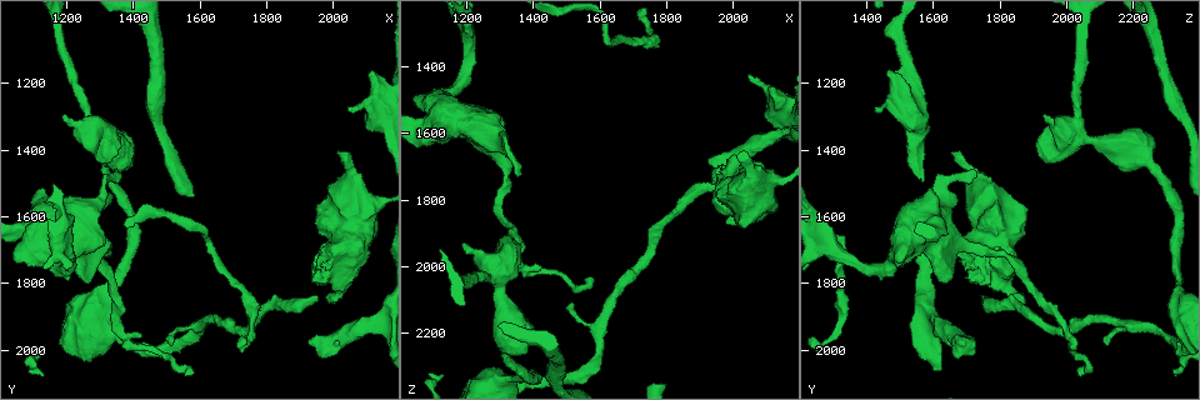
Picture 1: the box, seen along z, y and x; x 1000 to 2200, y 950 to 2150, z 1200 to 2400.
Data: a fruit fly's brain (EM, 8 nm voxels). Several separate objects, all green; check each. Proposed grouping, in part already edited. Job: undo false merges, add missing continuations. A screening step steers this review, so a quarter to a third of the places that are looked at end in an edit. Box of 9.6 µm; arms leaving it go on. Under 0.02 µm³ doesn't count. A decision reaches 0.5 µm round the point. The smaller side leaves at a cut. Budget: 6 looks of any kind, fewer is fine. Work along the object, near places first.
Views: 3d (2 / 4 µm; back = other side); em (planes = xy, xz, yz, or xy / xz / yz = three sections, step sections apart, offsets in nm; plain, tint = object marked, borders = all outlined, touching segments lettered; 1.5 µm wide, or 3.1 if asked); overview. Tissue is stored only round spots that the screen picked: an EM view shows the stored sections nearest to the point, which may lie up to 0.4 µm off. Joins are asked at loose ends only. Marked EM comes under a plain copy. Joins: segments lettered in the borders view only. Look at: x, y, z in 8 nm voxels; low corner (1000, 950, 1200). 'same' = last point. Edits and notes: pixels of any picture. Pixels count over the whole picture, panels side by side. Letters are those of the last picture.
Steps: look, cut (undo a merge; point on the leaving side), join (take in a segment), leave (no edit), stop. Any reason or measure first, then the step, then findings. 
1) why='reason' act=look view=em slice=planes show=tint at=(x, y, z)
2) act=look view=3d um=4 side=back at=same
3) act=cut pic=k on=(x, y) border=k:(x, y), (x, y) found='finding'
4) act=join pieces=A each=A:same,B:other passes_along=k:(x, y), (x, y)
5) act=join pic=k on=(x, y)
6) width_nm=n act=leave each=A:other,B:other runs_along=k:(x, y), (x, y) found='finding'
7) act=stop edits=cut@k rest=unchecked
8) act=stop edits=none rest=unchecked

why='an open end' act=look view=em slice=planes show=borders at=(1980, 1860, 1870)

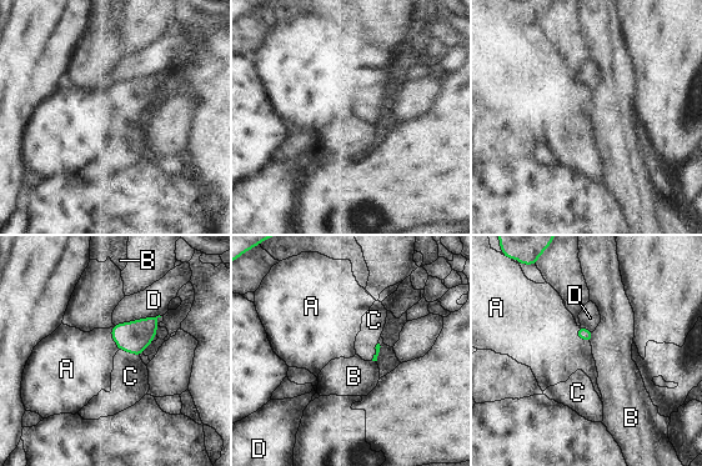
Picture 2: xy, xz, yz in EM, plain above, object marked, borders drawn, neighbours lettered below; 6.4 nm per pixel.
act=join pieces=C each=A:other,B:other,C:same,D:other passes_along=2:(135, 336), (129, 351), (130, 376) found='it goes on there'

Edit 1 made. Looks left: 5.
why='redraw' act=look view=overview

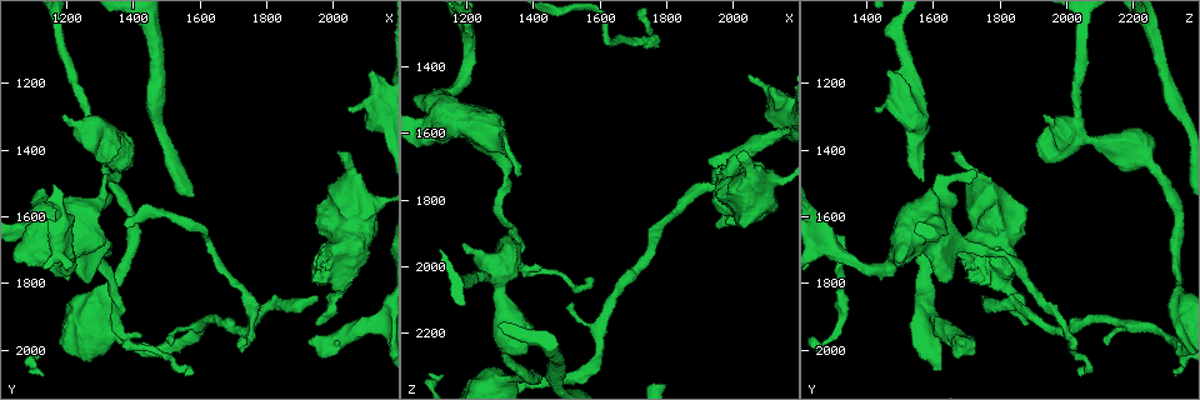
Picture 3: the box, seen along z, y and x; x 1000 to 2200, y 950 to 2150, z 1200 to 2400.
why='thick end' act=look view=3d um=4 at=(2020, 1410, 1650)

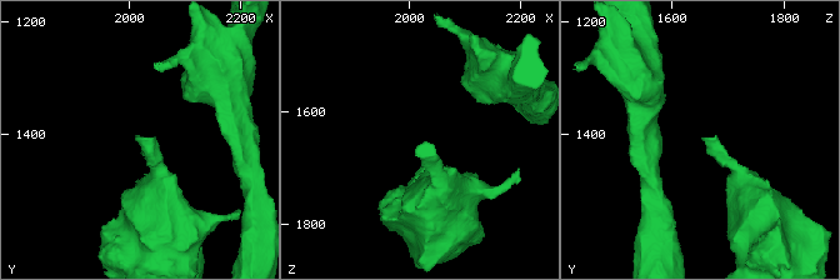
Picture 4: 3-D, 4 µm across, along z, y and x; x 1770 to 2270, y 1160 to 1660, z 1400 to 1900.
why='shape alone is not enough' act=look view=em slice=xz step=8 show=tint at=(2025, 1410, 1660)

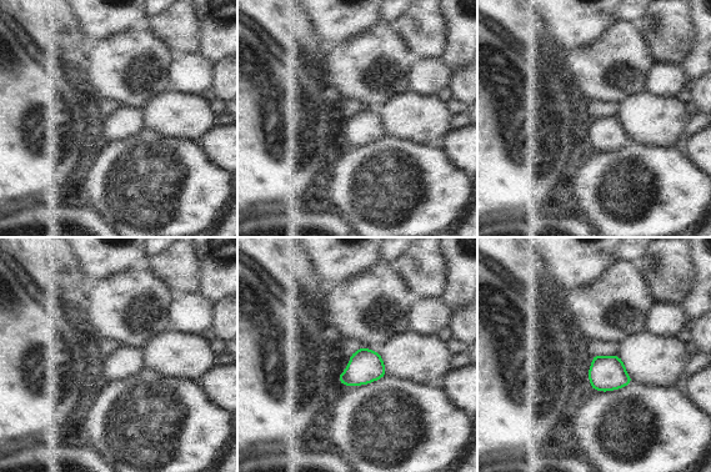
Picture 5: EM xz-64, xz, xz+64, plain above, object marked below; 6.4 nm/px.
why='cut it another way' act=look view=em slice=planes show=borders at=same

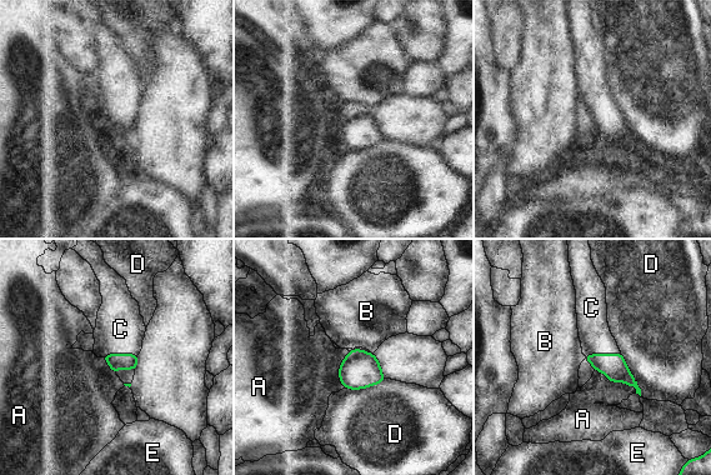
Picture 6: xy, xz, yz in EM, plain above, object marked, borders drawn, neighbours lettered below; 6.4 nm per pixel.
act=join pieces=C each=A:other,B:other,C:same,D:other,E:other found='it goes on there'

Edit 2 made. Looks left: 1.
act=stop edits=join@2,join@6 rest=unchecked

